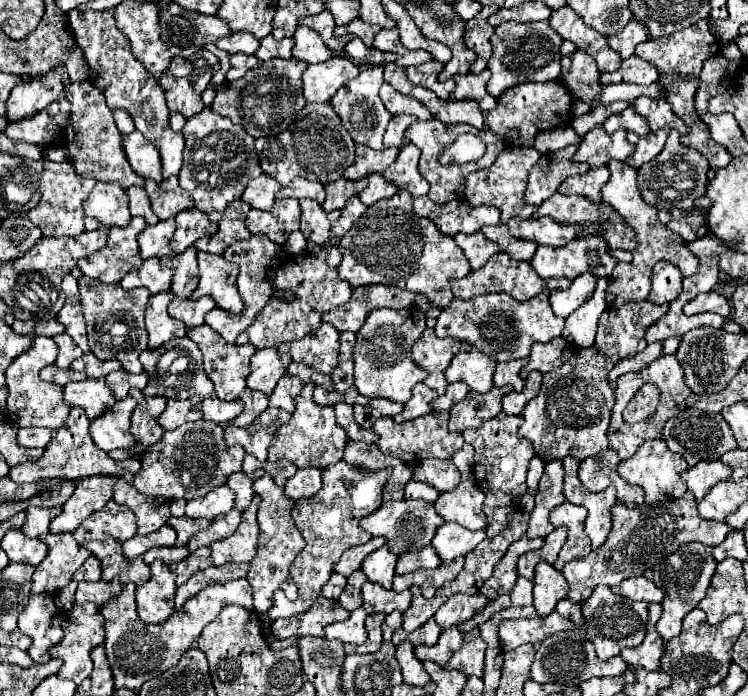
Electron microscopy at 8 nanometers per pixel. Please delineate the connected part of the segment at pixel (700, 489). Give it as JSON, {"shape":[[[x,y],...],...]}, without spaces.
{"shape":[[[700,461],[698,465],[690,467],[682,473],[682,481],[688,485],[688,489],[694,493],[696,499],[702,499],[710,487],[722,479],[728,479],[732,475],[730,467],[726,463],[718,461]]]}

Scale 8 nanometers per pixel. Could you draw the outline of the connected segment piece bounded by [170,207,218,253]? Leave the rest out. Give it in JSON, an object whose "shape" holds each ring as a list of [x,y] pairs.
{"shape":[[[196,207],[190,209],[190,211],[182,211],[178,217],[176,217],[176,233],[170,241],[170,247],[174,253],[184,253],[196,239],[200,237],[206,237],[210,233],[216,233],[216,225],[210,223],[208,215],[198,211]]]}

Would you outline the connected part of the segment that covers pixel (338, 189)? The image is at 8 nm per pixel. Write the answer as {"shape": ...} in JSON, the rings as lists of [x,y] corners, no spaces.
{"shape":[[[366,177],[358,179],[358,181],[350,181],[350,179],[336,179],[332,183],[326,185],[326,201],[322,203],[324,211],[334,211],[334,209],[342,209],[346,205],[346,201],[352,195],[358,195],[362,189],[366,187]]]}

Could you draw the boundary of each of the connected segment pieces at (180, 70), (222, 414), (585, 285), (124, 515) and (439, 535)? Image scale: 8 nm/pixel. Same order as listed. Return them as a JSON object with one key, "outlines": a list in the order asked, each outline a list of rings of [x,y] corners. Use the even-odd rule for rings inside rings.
{"outlines":[[[[176,56],[172,59],[169,69],[175,77],[183,78],[192,73],[194,68],[193,66],[193,63],[186,64],[186,60],[184,58]]],[[[206,397],[200,403],[200,411],[204,413],[206,421],[214,421],[218,425],[228,425],[232,419],[236,419],[244,409],[244,403],[240,399],[236,401],[220,401],[218,397]]],[[[584,273],[572,281],[572,285],[564,291],[554,289],[550,295],[552,311],[558,317],[568,317],[572,311],[576,311],[582,303],[586,303],[596,289],[596,277],[590,273]]],[[[106,503],[104,509],[96,511],[94,515],[90,515],[86,521],[82,521],[82,525],[74,531],[74,539],[86,547],[92,555],[96,555],[102,563],[102,579],[106,581],[112,581],[114,577],[120,577],[122,585],[126,583],[136,583],[136,585],[142,585],[150,579],[150,565],[144,563],[144,557],[140,555],[138,559],[126,559],[124,553],[122,553],[122,543],[130,537],[136,535],[136,515],[134,511],[130,511],[130,507],[126,505],[120,505],[120,503]]],[[[444,523],[438,527],[432,545],[444,563],[450,563],[454,557],[468,555],[480,541],[486,539],[486,531],[466,531],[458,523]]]]}

